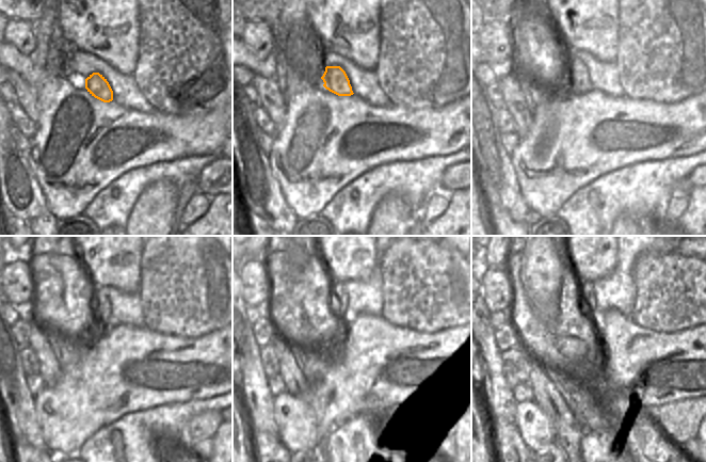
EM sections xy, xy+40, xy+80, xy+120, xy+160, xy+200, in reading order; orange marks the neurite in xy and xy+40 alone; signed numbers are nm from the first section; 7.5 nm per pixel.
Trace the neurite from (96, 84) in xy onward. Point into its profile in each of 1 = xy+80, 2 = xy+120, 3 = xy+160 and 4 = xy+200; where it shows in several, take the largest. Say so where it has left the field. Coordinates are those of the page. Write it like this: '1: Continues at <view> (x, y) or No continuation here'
1: Continues at xy+80 (579, 83)
2: Continues at xy+120 (101, 305)
3: Continues at xy+160 (341, 293)
4: Continues at xy+200 (584, 288)

